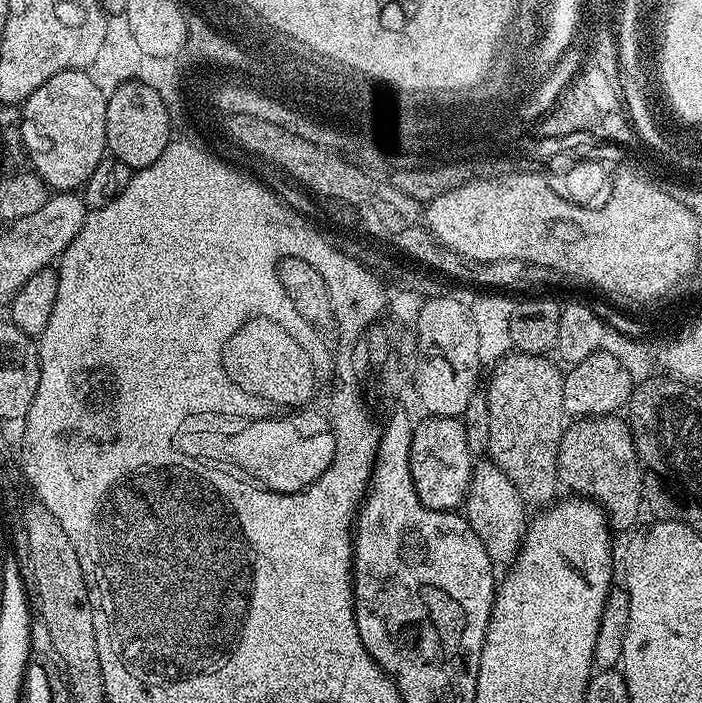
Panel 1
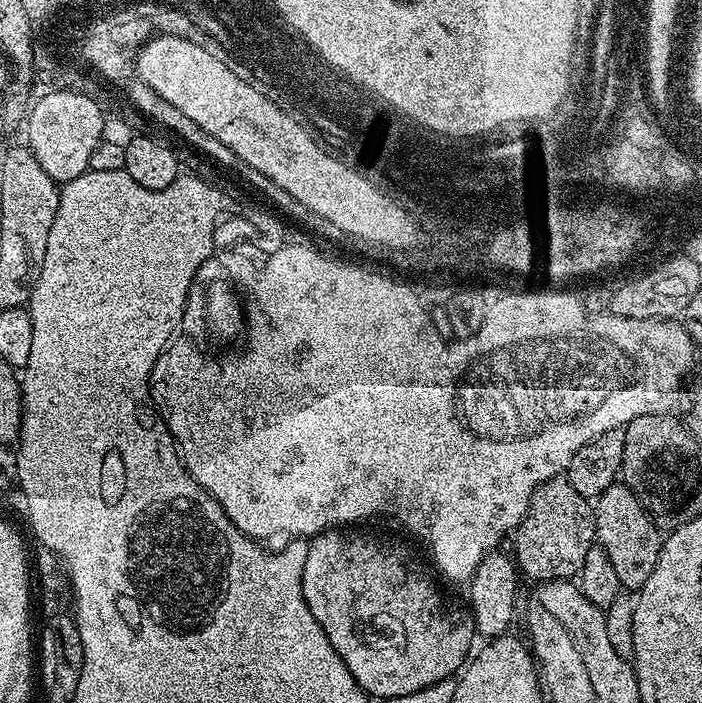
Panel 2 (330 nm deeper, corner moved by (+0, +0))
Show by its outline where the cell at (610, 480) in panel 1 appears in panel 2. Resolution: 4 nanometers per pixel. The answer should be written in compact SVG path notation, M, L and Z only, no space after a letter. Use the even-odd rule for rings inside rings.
M623 482L610 485L601 496L595 497L594 515L598 547L604 551L606 558L610 558L610 563L618 573L621 589L639 590L646 578L654 574L662 543L661 529L656 527L654 521L648 517L648 511Z

